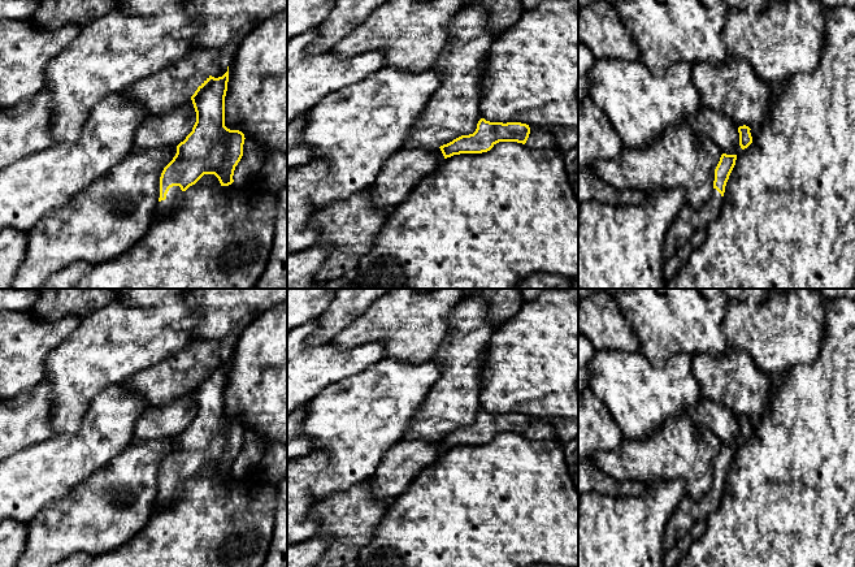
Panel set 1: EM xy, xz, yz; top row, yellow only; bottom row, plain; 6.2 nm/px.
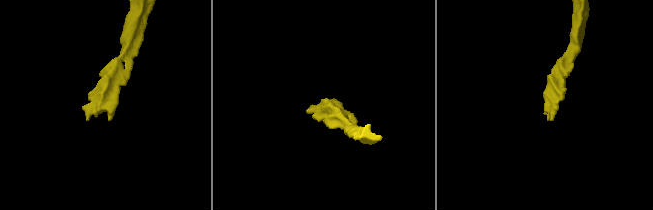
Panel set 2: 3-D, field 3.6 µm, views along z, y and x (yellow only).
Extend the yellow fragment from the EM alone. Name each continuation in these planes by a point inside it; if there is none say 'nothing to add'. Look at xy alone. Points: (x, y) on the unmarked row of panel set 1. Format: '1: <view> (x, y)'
1: xy (165, 500)

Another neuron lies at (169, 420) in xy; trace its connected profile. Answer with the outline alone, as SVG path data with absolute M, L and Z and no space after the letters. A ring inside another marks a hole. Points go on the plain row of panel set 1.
M192 391L170 403L151 406L136 420L133 443L161 438L177 438L192 423L196 403Z

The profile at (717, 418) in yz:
M702 397L687 415L696 425L712 430L722 445L738 446L742 442L738 419L726 406Z

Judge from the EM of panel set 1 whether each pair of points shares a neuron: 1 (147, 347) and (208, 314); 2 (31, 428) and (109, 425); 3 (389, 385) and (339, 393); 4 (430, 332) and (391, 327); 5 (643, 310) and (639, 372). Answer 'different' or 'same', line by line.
1: different
2: different
3: same
4: same
5: different

